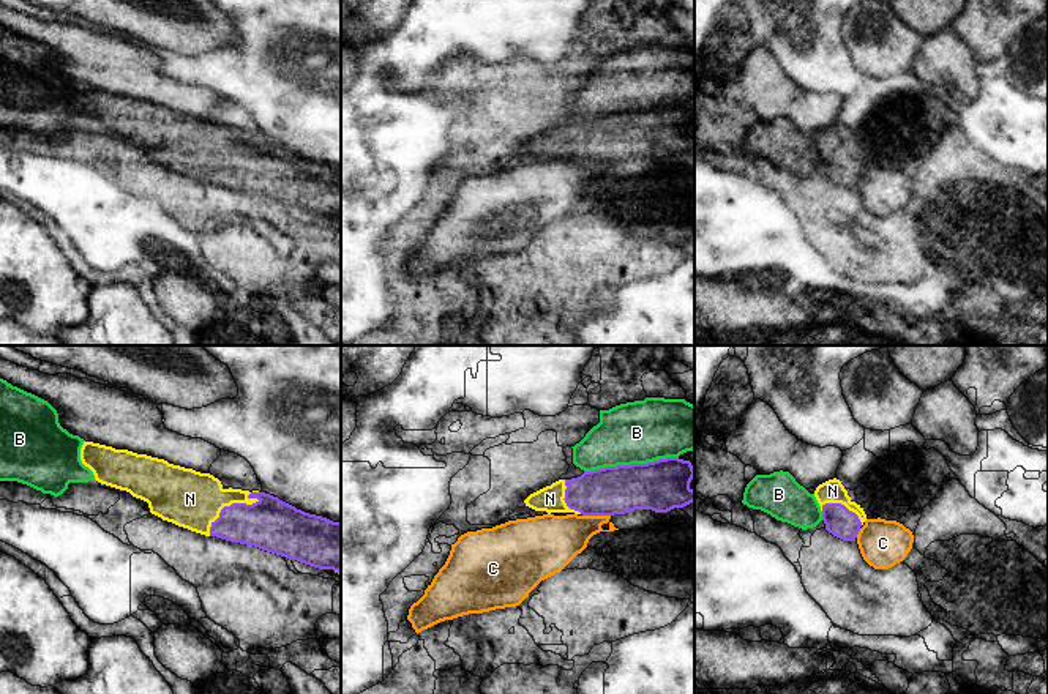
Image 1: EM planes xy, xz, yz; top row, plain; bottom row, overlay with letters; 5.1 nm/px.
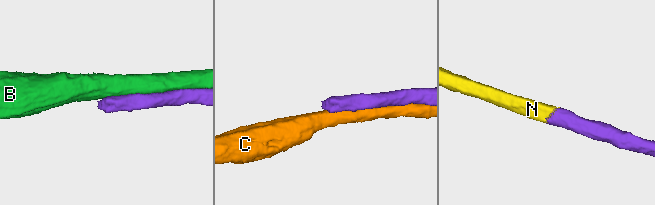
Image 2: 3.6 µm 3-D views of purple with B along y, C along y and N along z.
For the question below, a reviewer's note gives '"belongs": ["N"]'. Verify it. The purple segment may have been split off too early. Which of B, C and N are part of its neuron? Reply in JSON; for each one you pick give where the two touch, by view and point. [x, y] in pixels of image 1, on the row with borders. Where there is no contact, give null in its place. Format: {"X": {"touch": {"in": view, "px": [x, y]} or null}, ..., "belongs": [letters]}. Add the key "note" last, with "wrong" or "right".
{"N": {"touch": {"in": "xy", "px": [234, 503]}}, "belongs": ["N"], "note": "right"}

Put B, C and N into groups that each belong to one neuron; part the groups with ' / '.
B / C / N

